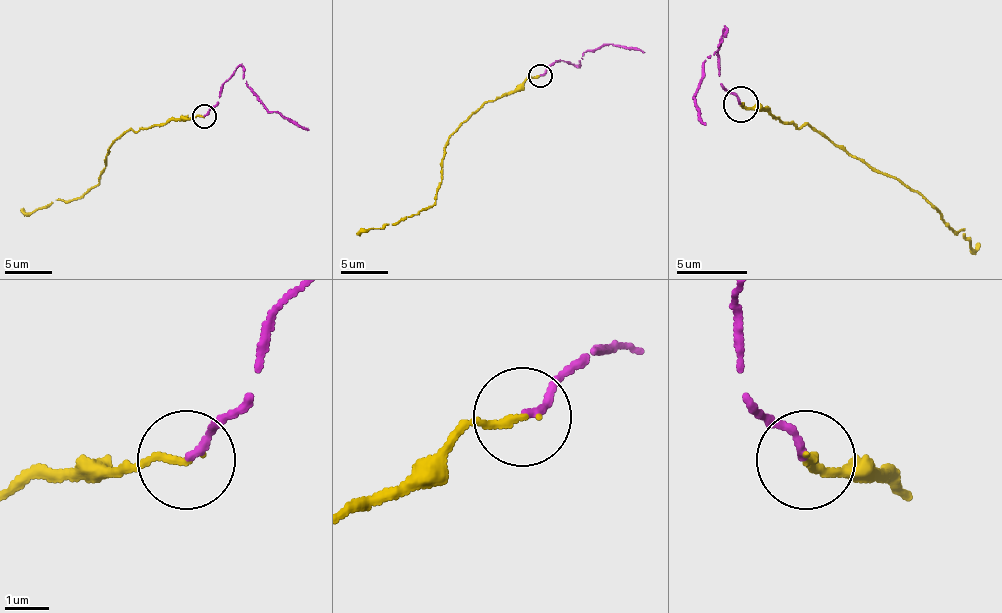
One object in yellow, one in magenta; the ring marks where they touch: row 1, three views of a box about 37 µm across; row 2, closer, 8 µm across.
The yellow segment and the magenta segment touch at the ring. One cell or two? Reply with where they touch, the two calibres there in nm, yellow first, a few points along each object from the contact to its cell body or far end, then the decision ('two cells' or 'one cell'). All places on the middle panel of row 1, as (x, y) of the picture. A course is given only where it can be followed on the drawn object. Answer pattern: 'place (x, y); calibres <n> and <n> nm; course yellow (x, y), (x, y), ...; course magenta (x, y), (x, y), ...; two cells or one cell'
place (540, 75); calibres 170 and 150 nm; course yellow (540, 76), (529, 76), (484, 102), (463, 123), (444, 149), (432, 205), (357, 234); course magenta (540, 76), (555, 62), (578, 64), (587, 50), (606, 43), (644, 53); one cell

